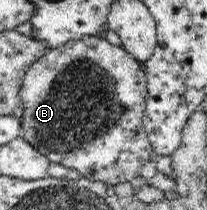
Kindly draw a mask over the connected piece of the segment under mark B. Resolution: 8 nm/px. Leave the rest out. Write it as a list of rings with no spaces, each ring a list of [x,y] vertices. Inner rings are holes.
[[[102,35],[68,40],[57,49],[48,50],[32,64],[22,80],[20,100],[24,106],[21,136],[32,144],[49,162],[77,169],[81,177],[110,185],[130,182],[140,176],[142,166],[150,161],[153,147],[143,126],[147,83],[143,66],[121,46],[110,43]]]

